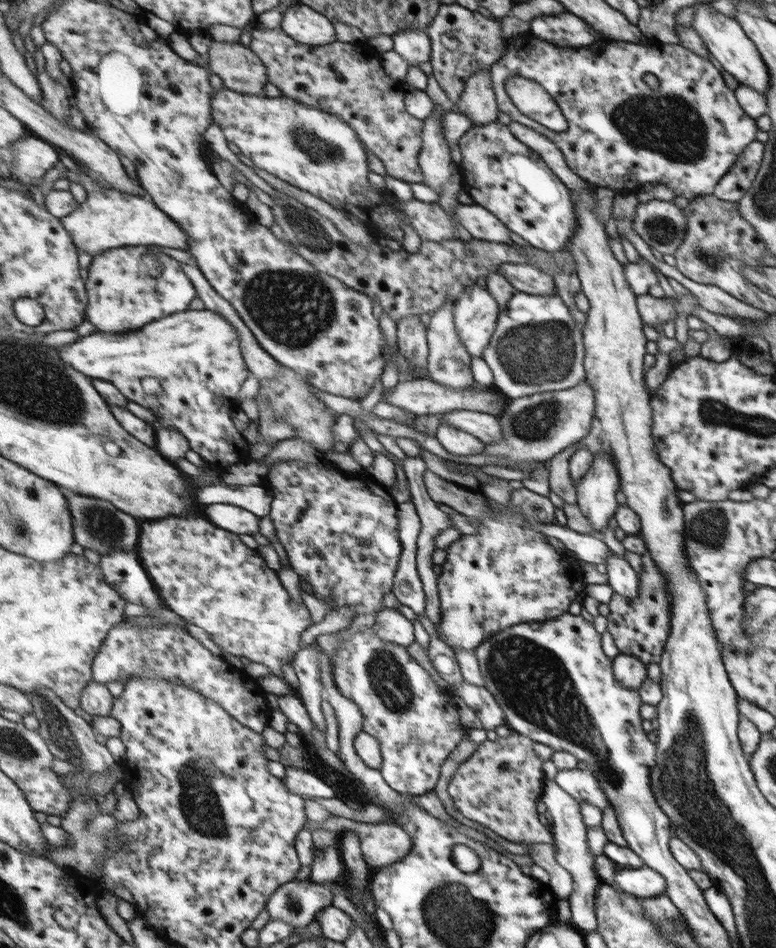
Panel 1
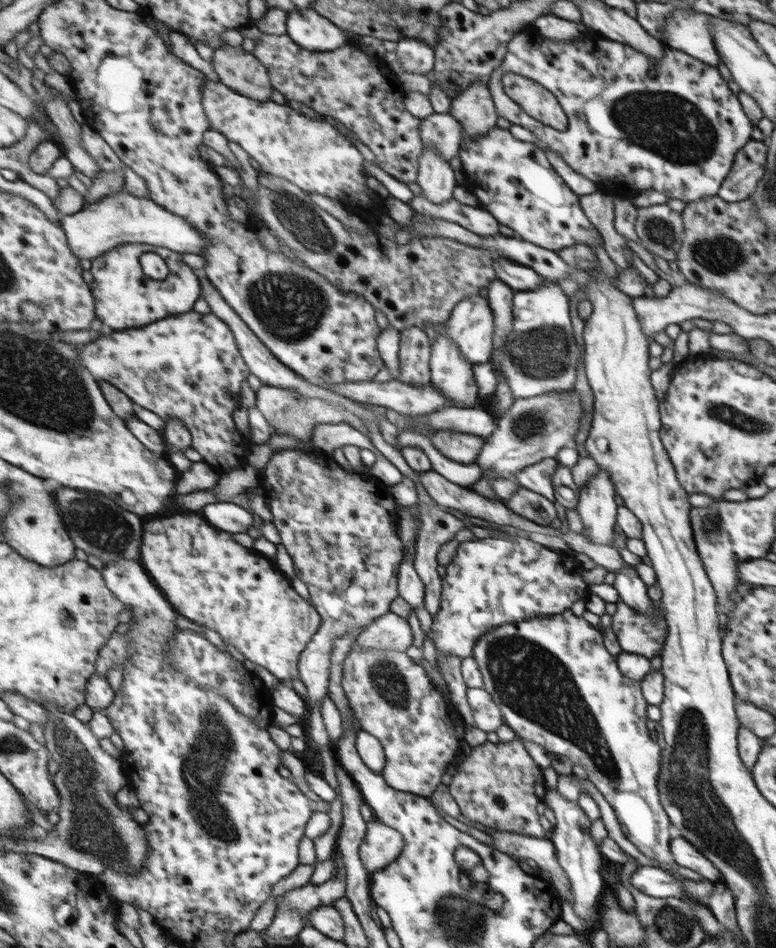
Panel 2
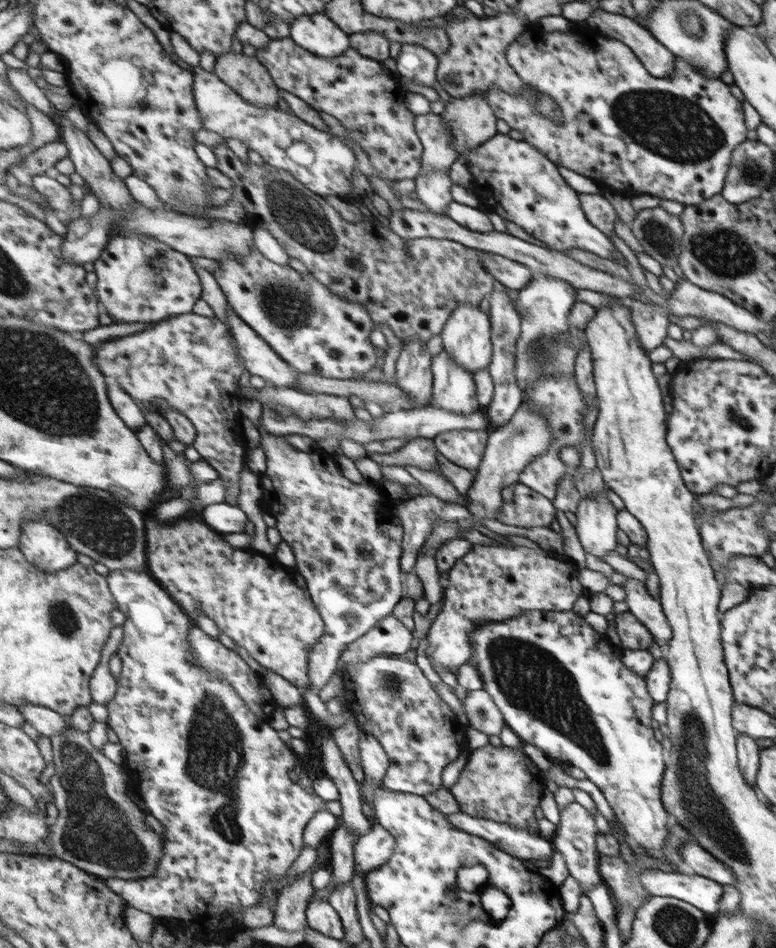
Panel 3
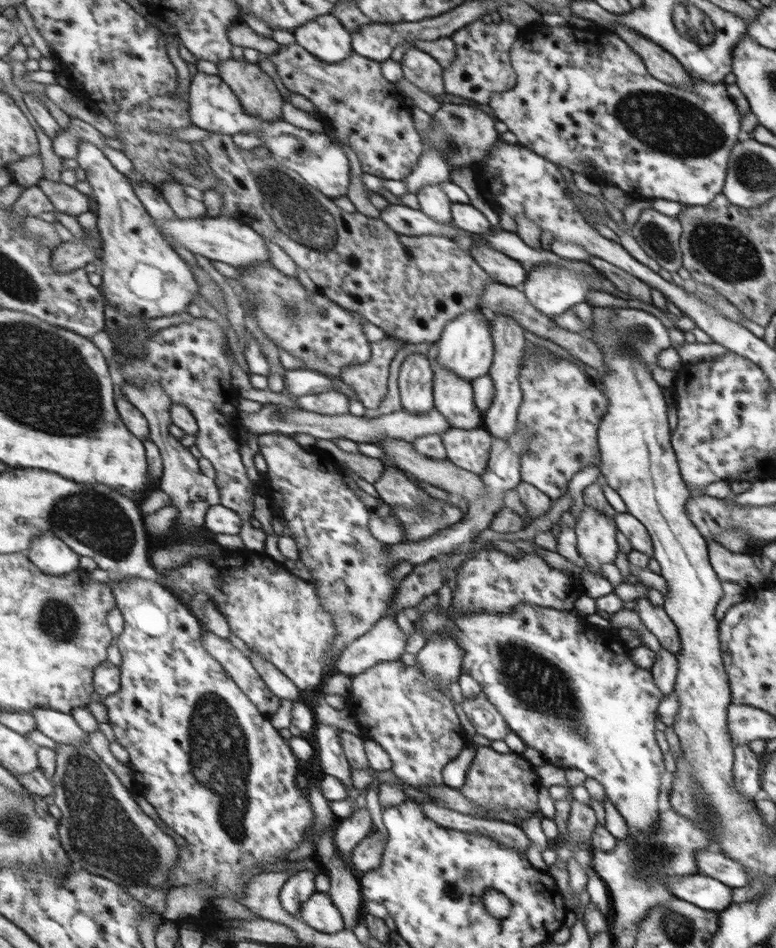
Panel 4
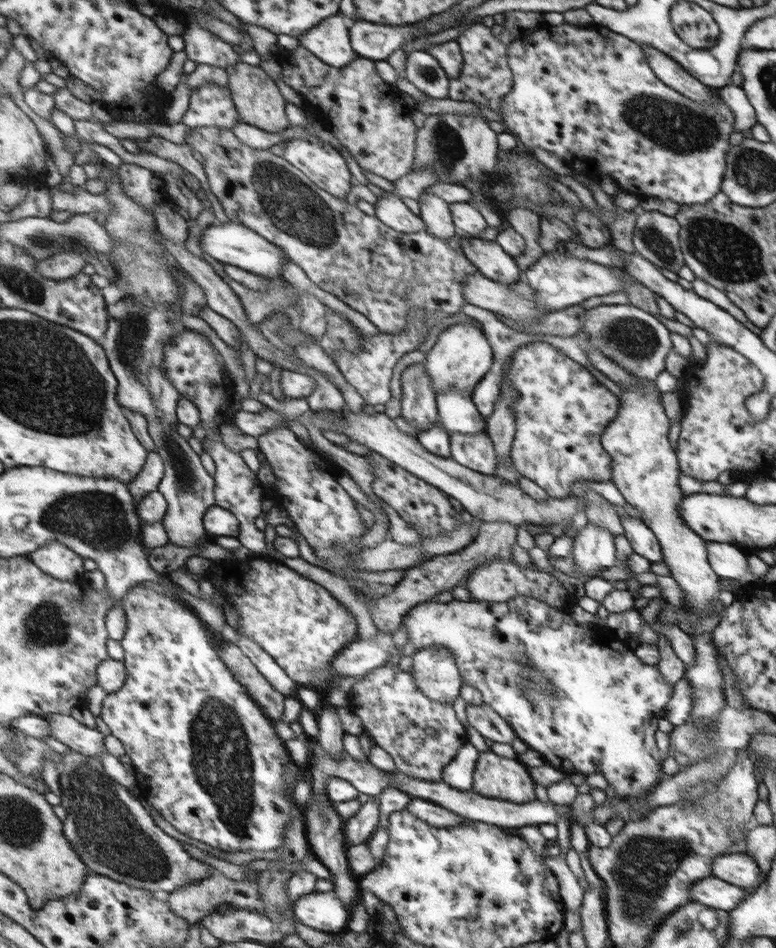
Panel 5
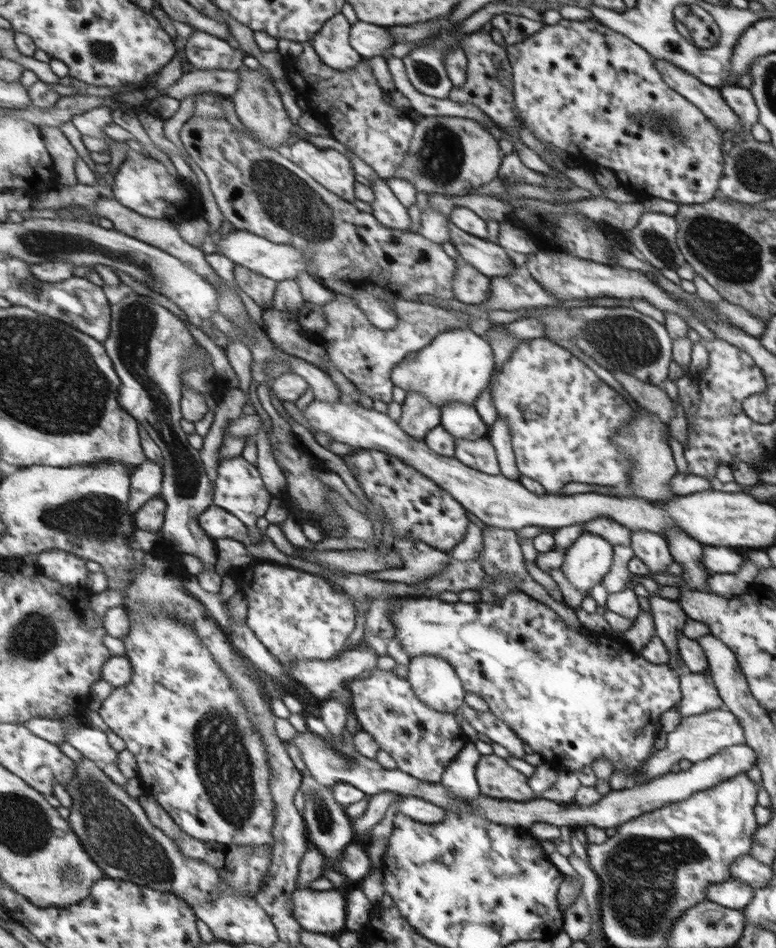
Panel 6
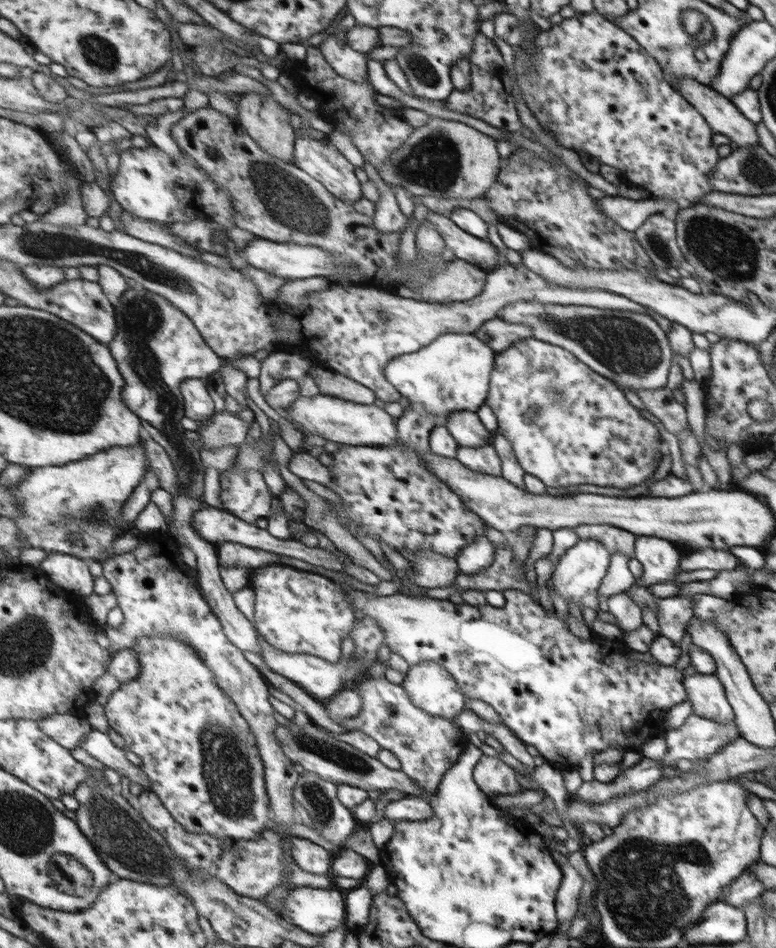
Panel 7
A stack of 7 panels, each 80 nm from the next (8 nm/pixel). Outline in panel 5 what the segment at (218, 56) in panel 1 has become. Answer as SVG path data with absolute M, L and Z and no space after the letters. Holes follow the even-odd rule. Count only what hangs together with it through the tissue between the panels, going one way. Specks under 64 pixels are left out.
M242 63L227 68L229 75L229 89L236 105L236 110L240 114L240 120L243 123L256 126L267 132L282 132L290 126L285 114L285 104L287 100L283 98L283 94L279 92L277 84L271 76L258 65Z

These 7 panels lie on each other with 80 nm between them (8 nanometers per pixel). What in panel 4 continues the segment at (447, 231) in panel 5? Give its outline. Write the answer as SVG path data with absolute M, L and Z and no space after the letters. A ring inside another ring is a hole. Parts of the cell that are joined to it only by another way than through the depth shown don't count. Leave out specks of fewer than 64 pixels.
M439 184L424 186L417 194L420 209L441 225L453 223L452 202Z

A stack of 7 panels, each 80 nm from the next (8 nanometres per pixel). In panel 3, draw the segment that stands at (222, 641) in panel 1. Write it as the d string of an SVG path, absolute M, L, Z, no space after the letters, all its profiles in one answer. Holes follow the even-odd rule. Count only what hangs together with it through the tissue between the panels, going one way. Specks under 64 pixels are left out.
M187 515L180 520L181 522L175 522L175 524L173 524L173 522L163 523L157 522L147 516L147 562L149 573L172 594L172 598L184 608L185 612L189 617L193 618L193 620L199 616L197 610L202 610L209 619L212 619L215 624L217 624L219 630L228 634L238 646L247 650L250 656L260 665L267 667L273 672L277 671L277 674L284 676L299 688L310 687L310 684L312 683L309 674L310 653L314 649L314 646L320 642L321 637L324 636L326 630L328 630L328 626L325 624L323 615L317 608L310 590L308 588L301 588L301 586L295 582L295 579L293 579L292 572L289 572L281 566L281 564L279 564L279 562L277 562L272 556L257 553L253 549L241 549L240 547L229 544L227 540L225 540L224 534L215 532L211 526L203 524L204 521L201 520L201 517Z

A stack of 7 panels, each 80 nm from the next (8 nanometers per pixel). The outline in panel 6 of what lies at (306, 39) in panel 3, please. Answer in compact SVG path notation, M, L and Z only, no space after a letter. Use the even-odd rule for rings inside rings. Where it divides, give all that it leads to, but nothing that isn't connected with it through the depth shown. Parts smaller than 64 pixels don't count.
M343 14L331 18L311 40L327 66L337 70L353 70L365 57L350 43L352 25Z

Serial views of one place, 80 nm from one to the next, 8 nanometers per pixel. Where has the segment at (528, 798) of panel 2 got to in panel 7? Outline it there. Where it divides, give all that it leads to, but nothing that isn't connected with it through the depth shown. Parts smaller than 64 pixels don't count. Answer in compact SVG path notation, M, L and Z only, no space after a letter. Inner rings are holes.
M484 755L477 763L474 778L489 797L519 794L525 787L520 783L516 769L500 758Z

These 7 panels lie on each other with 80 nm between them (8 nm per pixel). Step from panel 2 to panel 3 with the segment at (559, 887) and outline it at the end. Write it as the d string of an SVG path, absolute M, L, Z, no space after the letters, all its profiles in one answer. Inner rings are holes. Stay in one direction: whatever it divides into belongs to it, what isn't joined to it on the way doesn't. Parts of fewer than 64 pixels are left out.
M462 810L446 815L446 819L457 828L471 834L486 838L501 850L531 863L533 860L551 858L554 846L550 838L520 829L494 820L469 816Z

